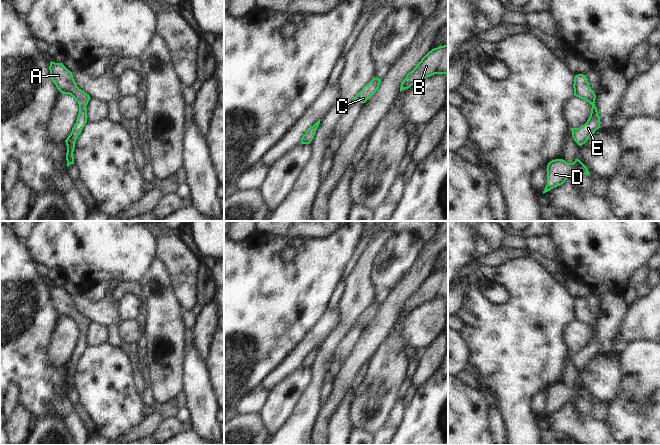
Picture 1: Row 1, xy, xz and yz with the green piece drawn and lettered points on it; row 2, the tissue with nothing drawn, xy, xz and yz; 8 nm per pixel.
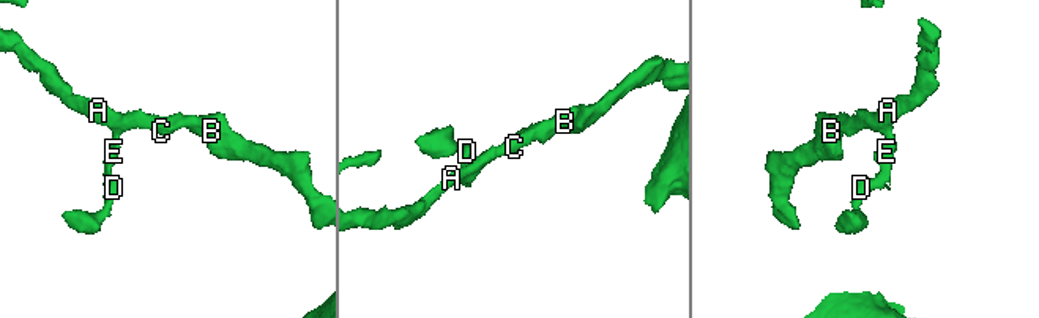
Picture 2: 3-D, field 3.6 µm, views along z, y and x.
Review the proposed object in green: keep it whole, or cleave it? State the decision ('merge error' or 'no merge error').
no merge error

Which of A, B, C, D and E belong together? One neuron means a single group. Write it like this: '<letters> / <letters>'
A B C D E

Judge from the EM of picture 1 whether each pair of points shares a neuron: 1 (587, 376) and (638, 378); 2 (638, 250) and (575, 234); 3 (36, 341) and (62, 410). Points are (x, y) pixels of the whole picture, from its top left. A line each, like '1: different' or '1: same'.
1: different
2: same
3: same

